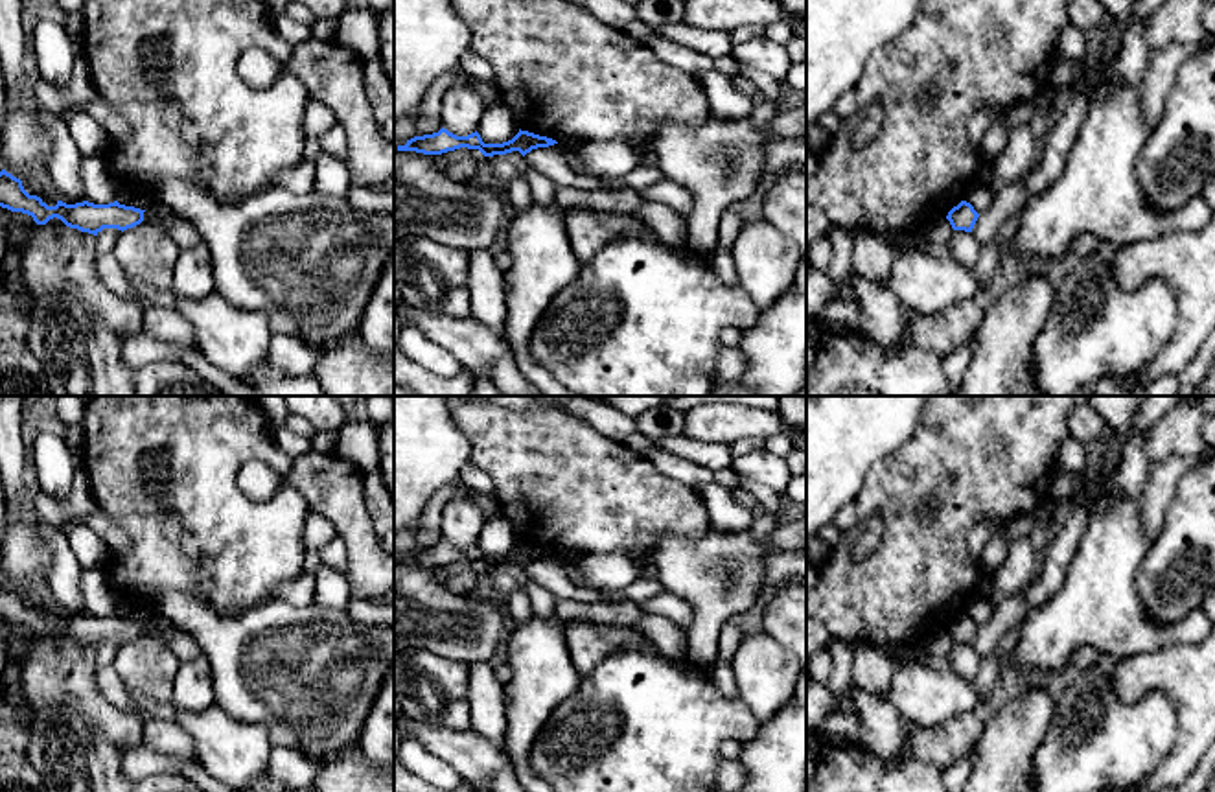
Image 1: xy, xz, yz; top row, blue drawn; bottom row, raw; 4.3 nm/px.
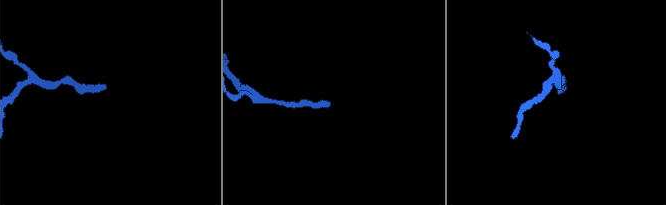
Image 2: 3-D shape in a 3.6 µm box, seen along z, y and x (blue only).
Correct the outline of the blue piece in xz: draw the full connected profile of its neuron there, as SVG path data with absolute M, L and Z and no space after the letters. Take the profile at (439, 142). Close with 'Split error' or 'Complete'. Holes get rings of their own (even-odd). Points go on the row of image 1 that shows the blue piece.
M440 129L438 133L433 134L423 134L423 136L414 136L407 140L405 146L398 146L398 151L416 151L423 155L442 155L447 151L455 151L460 147L468 149L479 149L484 157L493 157L493 155L506 155L512 151L519 151L523 157L530 153L532 149L538 147L549 147L558 144L552 138L539 136L528 131L521 131L508 142L503 144L484 144L480 134L475 131L468 136L457 136L449 133L447 129Z. Complete

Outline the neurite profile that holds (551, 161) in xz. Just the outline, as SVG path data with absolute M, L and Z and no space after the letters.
M554 144L538 147L525 155L530 168L547 175L558 188L576 188L582 192L596 192L602 188L602 179L574 171L565 158L565 147Z

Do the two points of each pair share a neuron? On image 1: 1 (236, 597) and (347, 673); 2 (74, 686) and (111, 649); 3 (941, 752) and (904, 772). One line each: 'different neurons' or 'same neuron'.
1: different neurons
2: different neurons
3: different neurons

